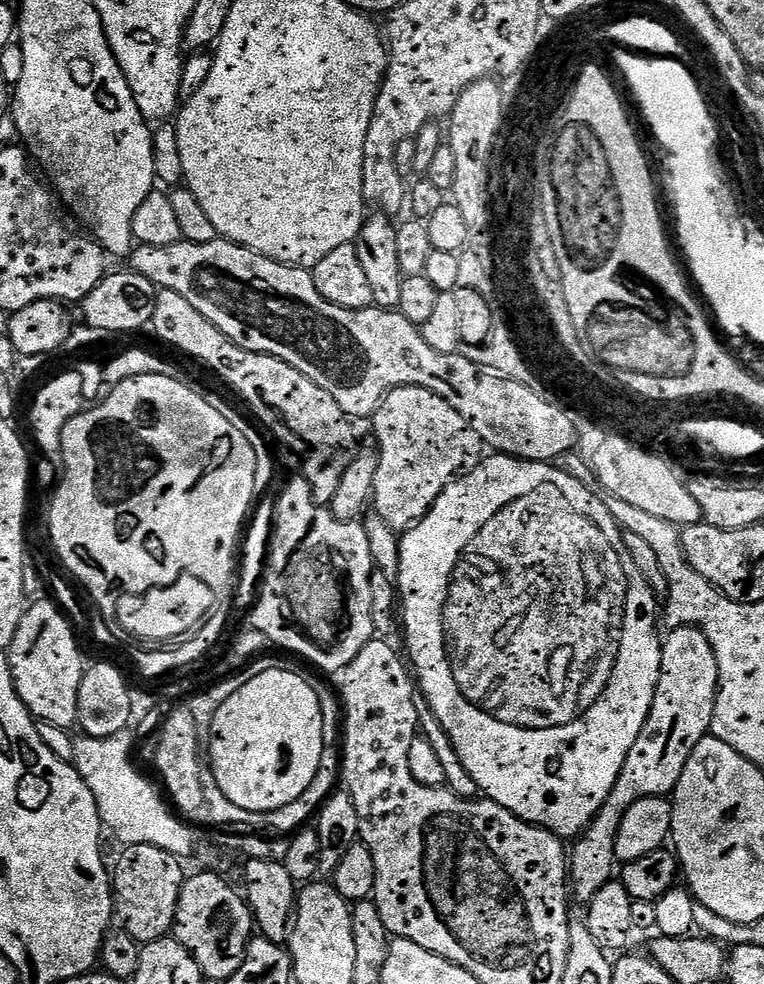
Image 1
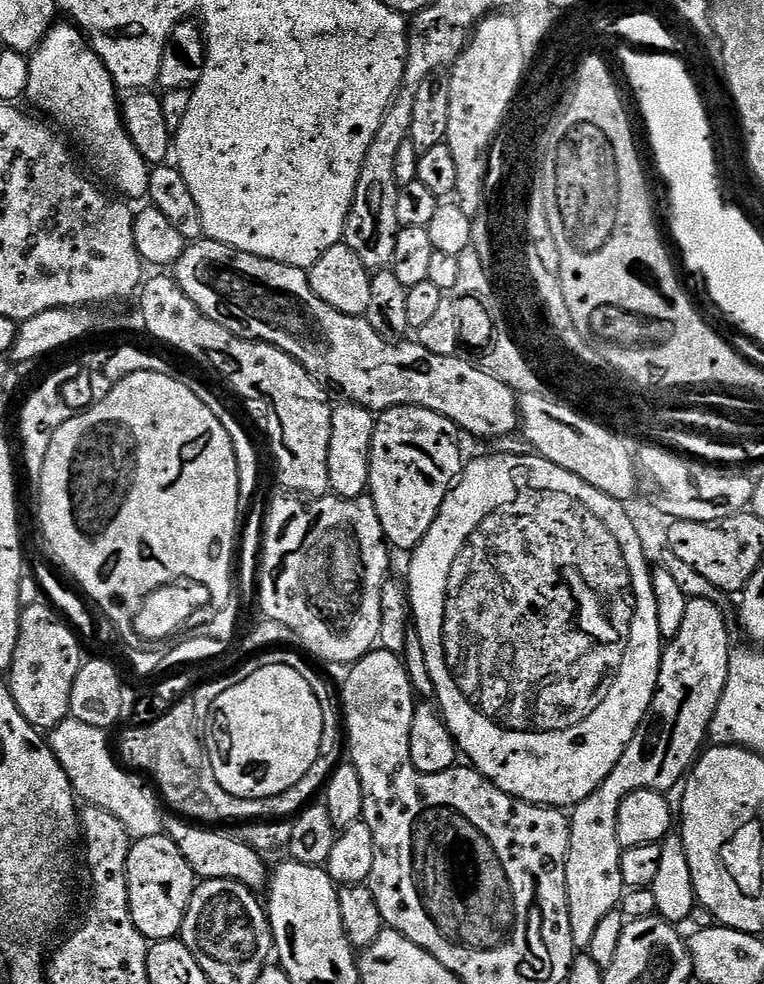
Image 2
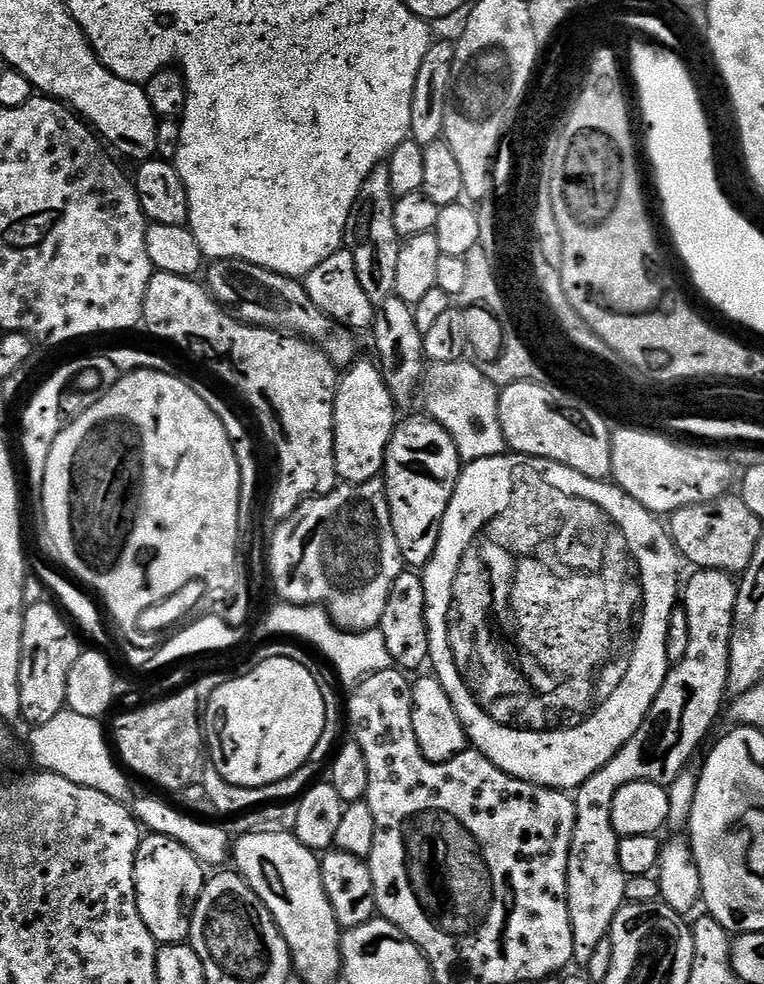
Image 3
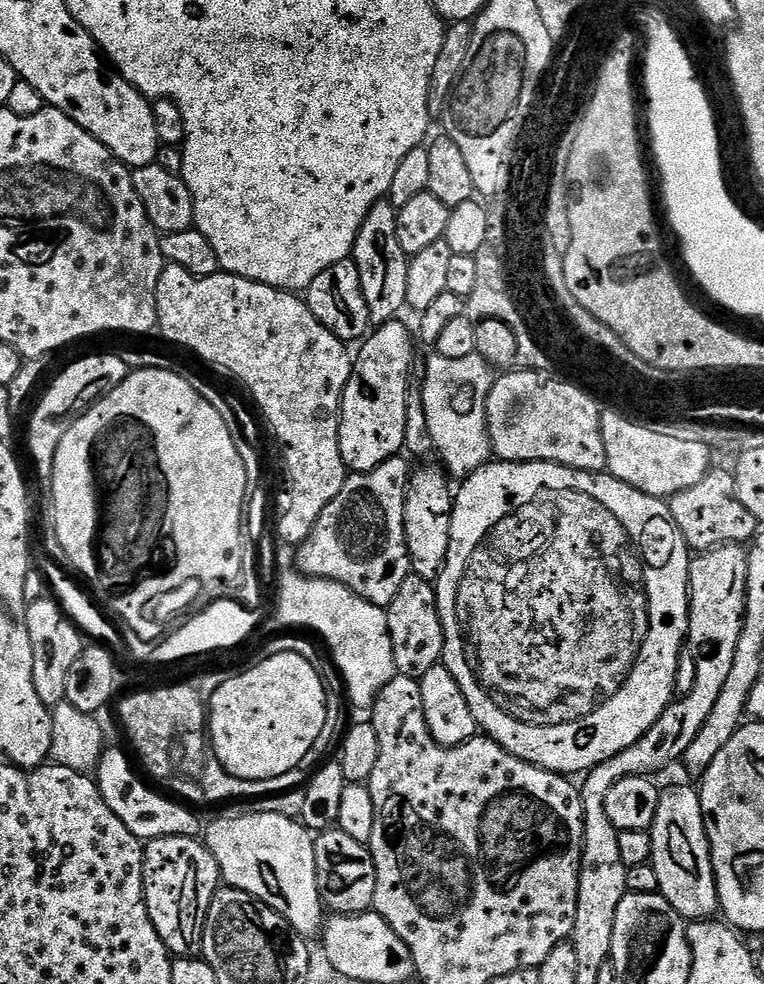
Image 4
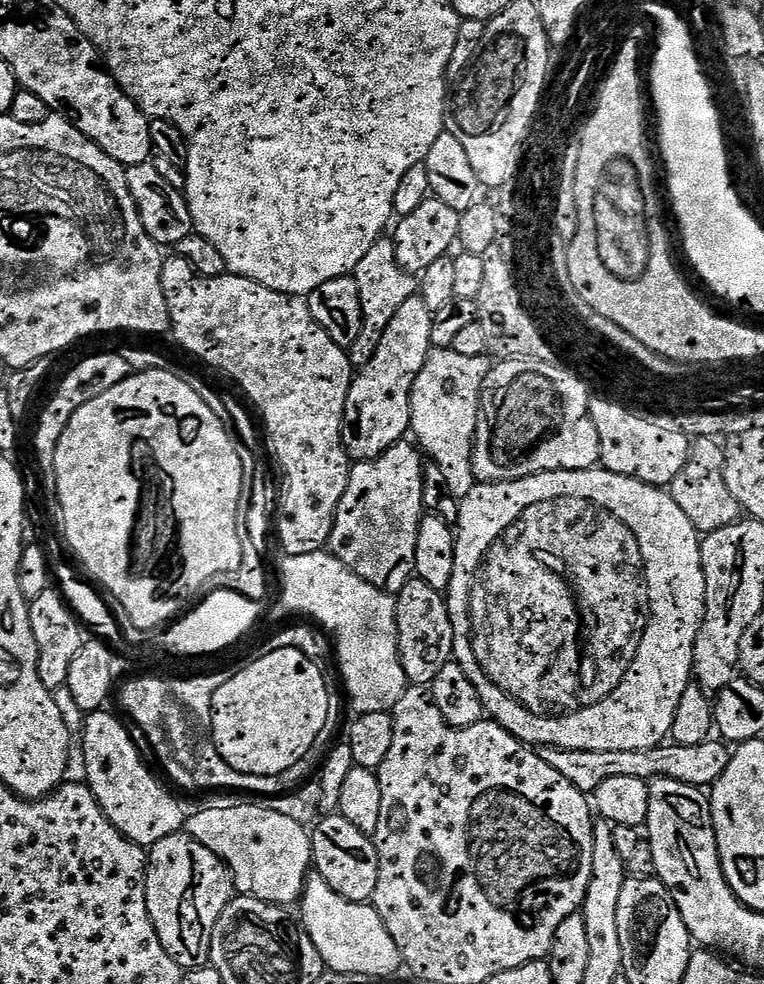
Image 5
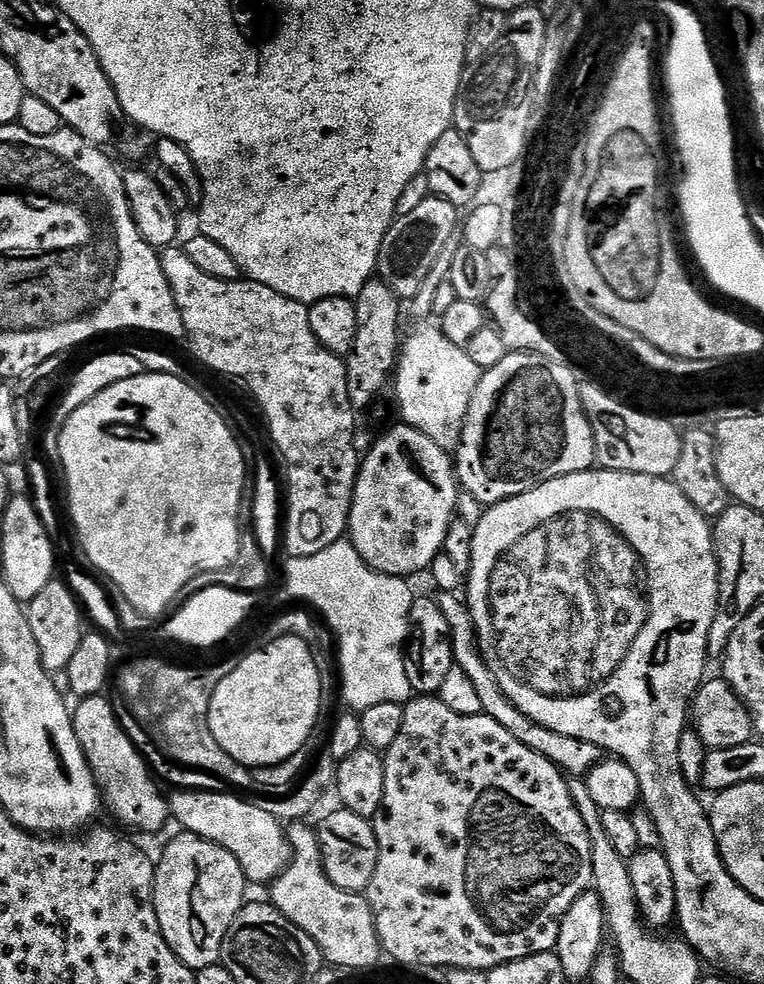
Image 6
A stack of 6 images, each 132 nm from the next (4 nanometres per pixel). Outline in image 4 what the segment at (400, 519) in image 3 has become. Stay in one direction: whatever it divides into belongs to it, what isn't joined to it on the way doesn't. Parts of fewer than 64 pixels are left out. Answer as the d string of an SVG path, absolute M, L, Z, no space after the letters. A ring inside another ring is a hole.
M420 468L417 472L415 469L409 475L404 503L404 533L412 567L411 575L433 582L444 569L446 550L450 544L450 522L454 501L453 489L448 489L449 477L437 468Z

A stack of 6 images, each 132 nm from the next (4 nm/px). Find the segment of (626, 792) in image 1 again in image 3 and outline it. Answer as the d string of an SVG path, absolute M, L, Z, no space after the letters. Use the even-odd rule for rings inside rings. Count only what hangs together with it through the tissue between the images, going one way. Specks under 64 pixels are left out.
M705 568L693 571L682 588L682 607L689 620L689 646L682 660L673 663L668 669L668 677L658 690L658 698L650 710L650 714L642 722L638 734L592 775L581 788L575 789L576 821L574 822L574 838L570 838L570 854L568 855L568 909L570 910L570 926L574 930L573 961L578 965L588 964L596 956L600 947L605 947L612 931L612 923L620 913L626 901L626 882L622 866L618 862L618 846L621 836L614 830L612 807L614 794L622 790L630 782L654 782L665 786L674 782L678 774L689 767L692 755L700 748L700 743L708 736L720 707L724 704L724 696L728 692L728 667L730 666L730 638L732 637L732 611L736 608L737 581L729 573Z

